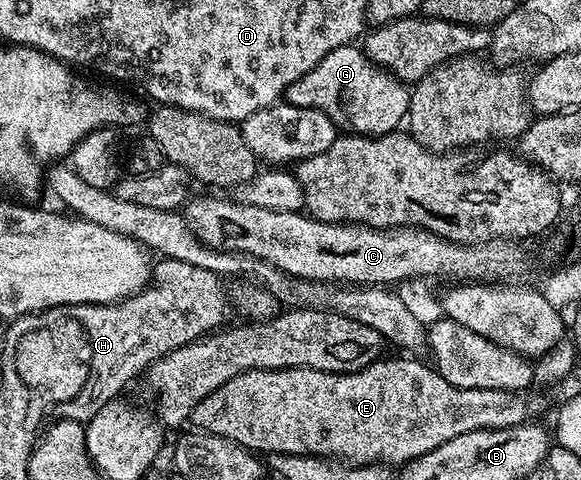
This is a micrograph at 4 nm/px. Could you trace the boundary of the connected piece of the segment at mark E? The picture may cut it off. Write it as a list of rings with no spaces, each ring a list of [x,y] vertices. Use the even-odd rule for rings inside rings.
[[[412,356],[396,357],[400,358],[394,359],[393,362],[377,360],[371,366],[353,374],[331,374],[325,370],[315,370],[305,366],[286,368],[285,370],[251,370],[250,372],[242,372],[238,376],[234,376],[234,380],[226,380],[226,384],[222,384],[222,388],[210,392],[206,396],[206,400],[199,402],[194,408],[190,422],[191,425],[196,425],[193,427],[197,431],[205,434],[217,434],[226,440],[237,442],[239,446],[244,446],[247,450],[259,452],[264,456],[269,454],[314,454],[318,458],[331,458],[345,464],[393,464],[392,462],[403,464],[414,461],[415,458],[422,456],[426,452],[434,452],[434,448],[446,444],[446,440],[454,440],[454,436],[462,436],[466,432],[501,430],[511,426],[520,426],[524,422],[529,421],[533,416],[536,416],[532,414],[540,414],[548,406],[547,400],[540,394],[532,394],[533,391],[531,389],[458,388],[447,382],[431,365],[423,366],[422,363],[415,362],[412,359],[415,357]]]

